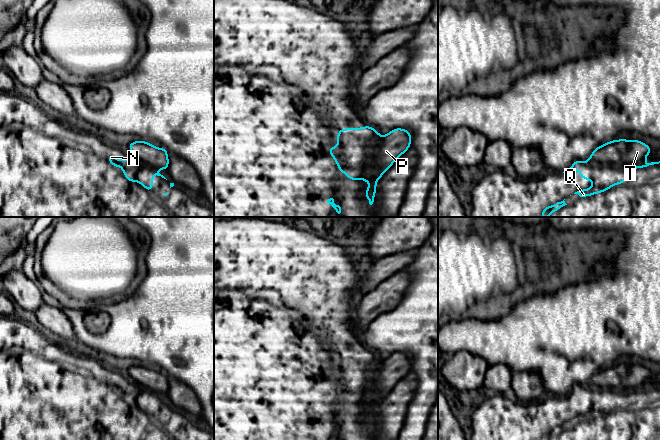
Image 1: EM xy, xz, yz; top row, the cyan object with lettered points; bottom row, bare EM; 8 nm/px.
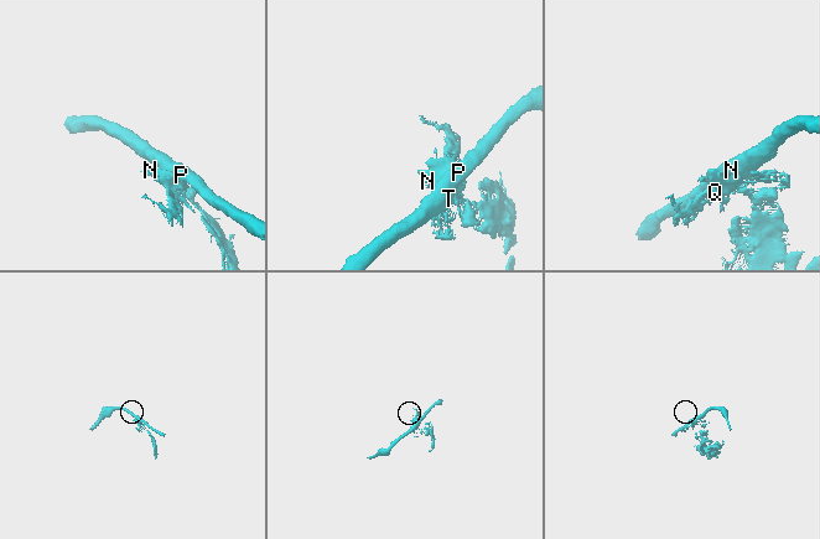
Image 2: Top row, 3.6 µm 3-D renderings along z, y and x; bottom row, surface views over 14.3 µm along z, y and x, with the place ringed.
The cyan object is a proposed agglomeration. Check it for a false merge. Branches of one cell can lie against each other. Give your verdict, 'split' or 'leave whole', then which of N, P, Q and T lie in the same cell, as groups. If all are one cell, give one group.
split; groups N Q / P T

